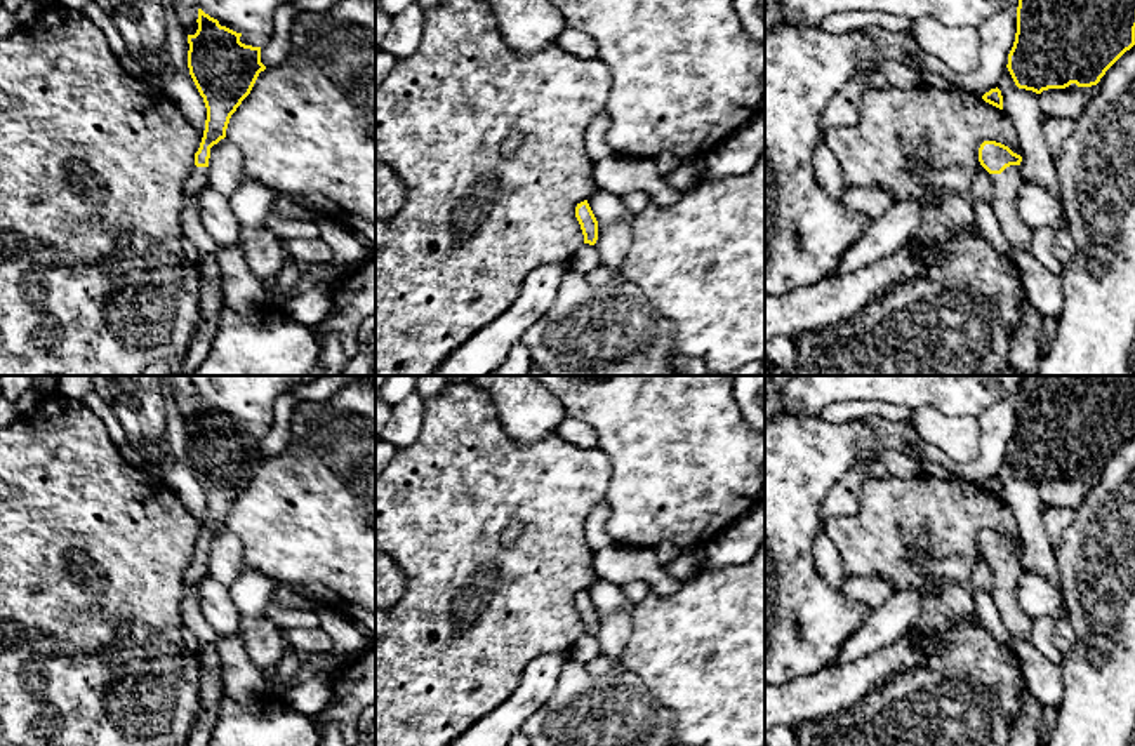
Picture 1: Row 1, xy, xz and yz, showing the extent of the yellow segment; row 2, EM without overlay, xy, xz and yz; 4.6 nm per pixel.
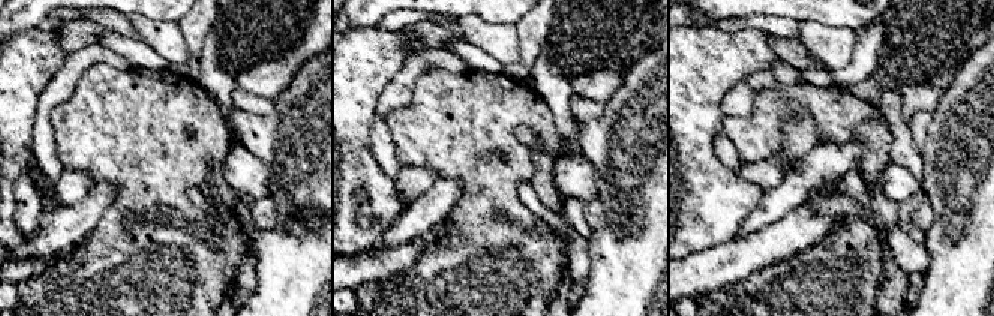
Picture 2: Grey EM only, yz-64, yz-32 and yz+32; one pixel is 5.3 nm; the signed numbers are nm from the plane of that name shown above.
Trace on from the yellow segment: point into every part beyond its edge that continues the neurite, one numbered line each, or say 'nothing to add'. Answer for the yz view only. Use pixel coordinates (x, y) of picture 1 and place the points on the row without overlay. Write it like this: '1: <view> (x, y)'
1: yz (1005, 574)

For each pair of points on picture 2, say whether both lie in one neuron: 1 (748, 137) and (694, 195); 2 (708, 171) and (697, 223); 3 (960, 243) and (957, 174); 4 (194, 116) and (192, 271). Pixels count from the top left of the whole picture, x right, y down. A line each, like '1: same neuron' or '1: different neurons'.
1: different neurons
2: same neuron
3: same neuron
4: same neuron

